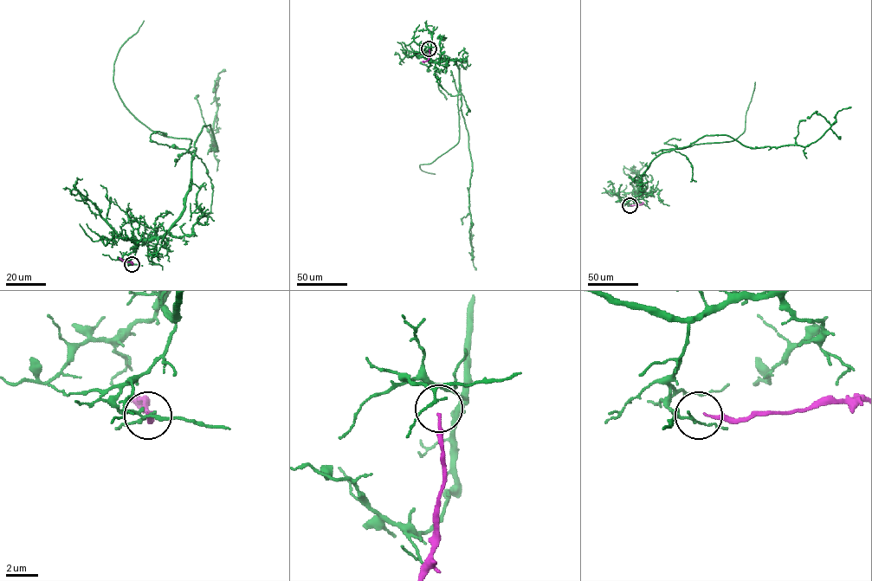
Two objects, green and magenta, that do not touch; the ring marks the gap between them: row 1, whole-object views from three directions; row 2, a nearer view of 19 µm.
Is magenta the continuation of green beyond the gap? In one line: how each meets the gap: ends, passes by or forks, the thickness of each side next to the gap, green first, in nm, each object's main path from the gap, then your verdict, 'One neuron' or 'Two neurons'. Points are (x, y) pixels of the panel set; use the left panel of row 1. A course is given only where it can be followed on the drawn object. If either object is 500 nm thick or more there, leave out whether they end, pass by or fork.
At the ring green forks. At the ring magenta ends. Thickness 150 nm (green) against 170 nm. Course of green: (132, 264), (134, 246), (158, 239), (183, 209), (204, 125), (217, 149), (210, 148), (223, 70). Course of magenta: (132, 263), (119, 258). Two neurons

